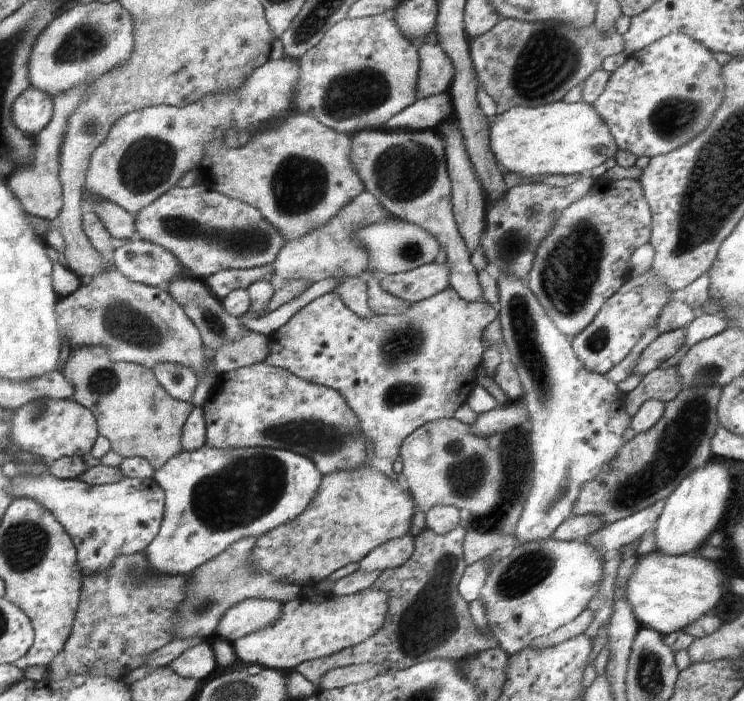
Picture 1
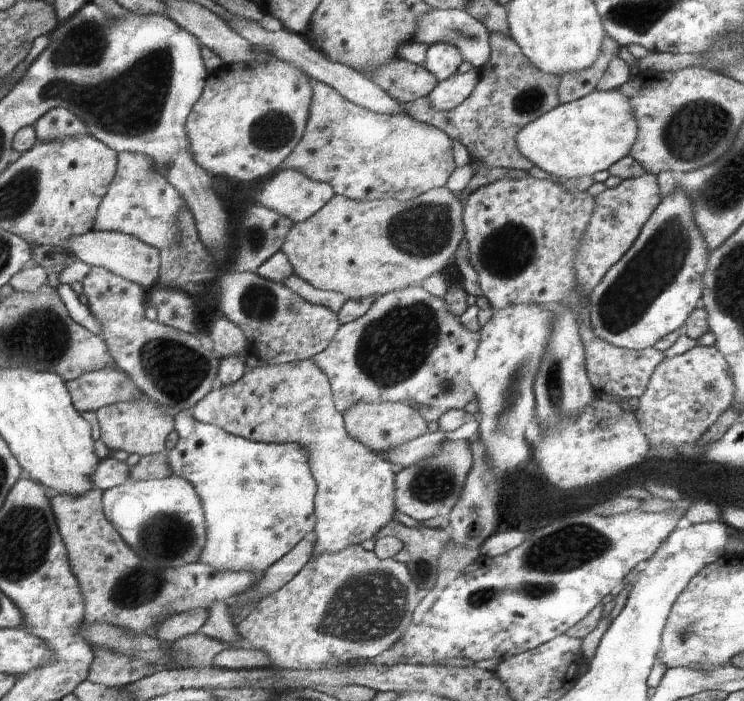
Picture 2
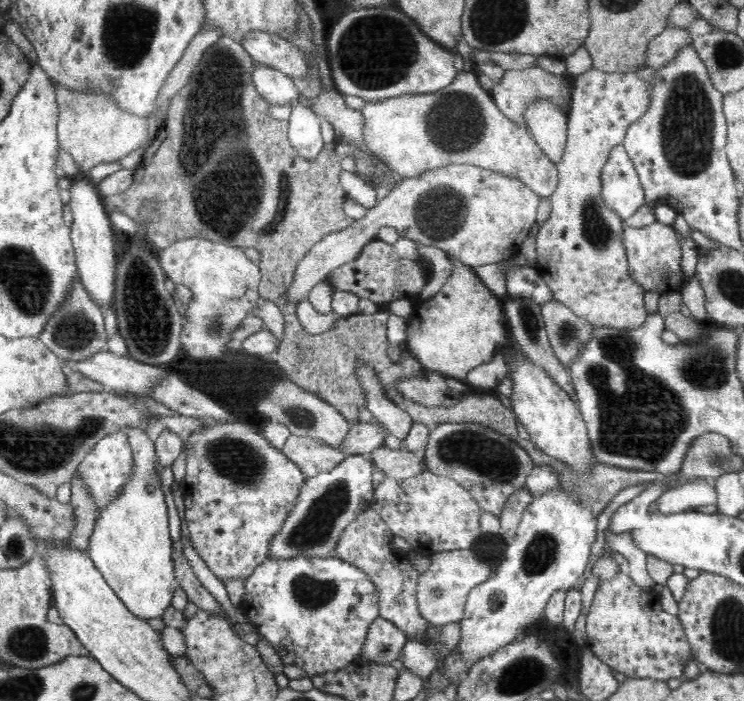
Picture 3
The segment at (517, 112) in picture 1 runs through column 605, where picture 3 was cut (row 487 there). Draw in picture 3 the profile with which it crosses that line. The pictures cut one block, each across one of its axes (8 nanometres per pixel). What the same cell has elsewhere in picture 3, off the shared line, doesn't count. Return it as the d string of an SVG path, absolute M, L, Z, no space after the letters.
M141 426L126 430L134 468L122 490L99 512L86 552L131 613L143 619L161 618L179 586L172 563L168 511L157 472L154 441Z

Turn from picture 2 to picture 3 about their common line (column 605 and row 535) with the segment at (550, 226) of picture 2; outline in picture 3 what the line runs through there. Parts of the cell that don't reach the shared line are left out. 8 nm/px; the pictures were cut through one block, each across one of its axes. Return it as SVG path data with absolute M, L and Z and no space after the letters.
M371 508L364 510L358 518L348 524L335 556L362 569L378 587L379 617L393 622L407 638L428 640L428 621L422 618L417 603L417 580L420 573L412 567L408 552L394 546L394 534L390 533L382 517Z

